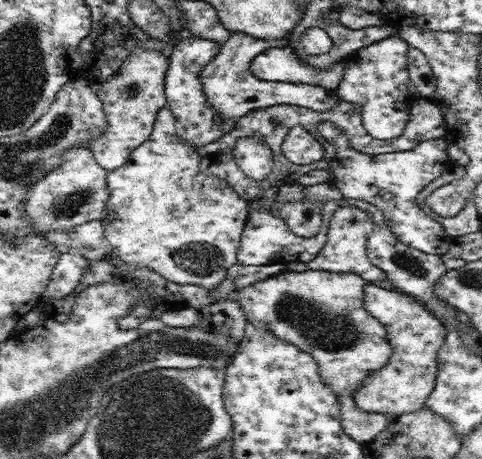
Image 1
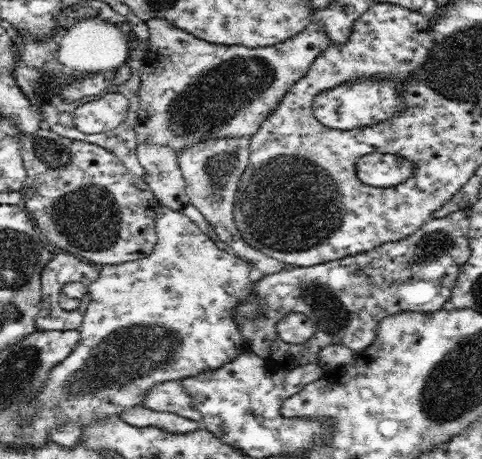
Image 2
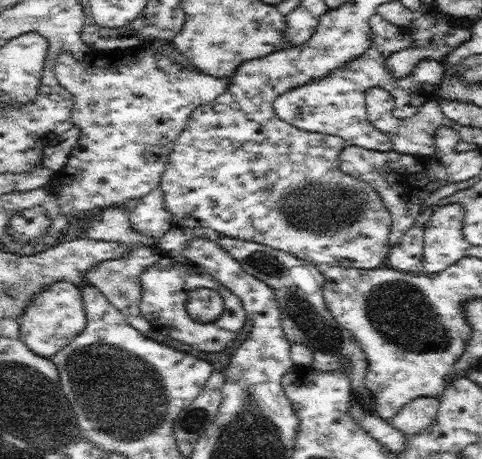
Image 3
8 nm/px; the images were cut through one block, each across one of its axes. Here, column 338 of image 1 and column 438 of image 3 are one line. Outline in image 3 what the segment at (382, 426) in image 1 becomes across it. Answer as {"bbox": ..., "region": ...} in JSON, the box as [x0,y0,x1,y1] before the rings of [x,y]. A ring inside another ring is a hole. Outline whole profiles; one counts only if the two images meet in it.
{"bbox":[387,398,439,436],"region":[[[413,398],[407,402],[393,420],[387,420],[393,428],[401,430],[405,436],[421,436],[421,432],[437,424],[437,412],[439,412],[439,398]]]}

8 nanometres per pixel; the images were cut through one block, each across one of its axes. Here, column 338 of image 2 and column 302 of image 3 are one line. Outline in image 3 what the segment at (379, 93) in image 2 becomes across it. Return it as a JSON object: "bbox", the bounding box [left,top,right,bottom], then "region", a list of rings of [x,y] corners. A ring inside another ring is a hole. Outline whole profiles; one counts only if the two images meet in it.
{"bbox":[273,14,445,152],"region":[[[379,14],[371,16],[369,28],[371,28],[371,48],[367,48],[367,52],[363,52],[359,58],[353,58],[341,70],[333,70],[331,74],[327,74],[327,78],[313,80],[303,88],[289,90],[289,92],[281,94],[279,98],[275,98],[273,112],[281,118],[281,122],[285,126],[295,126],[295,128],[301,128],[309,134],[339,136],[347,142],[347,146],[361,146],[365,150],[389,152],[393,146],[389,136],[383,134],[381,130],[377,130],[367,118],[367,110],[363,104],[365,90],[375,88],[375,86],[387,90],[395,100],[393,116],[399,120],[405,120],[405,118],[411,118],[413,114],[417,114],[417,108],[421,104],[425,104],[429,100],[437,100],[435,88],[439,88],[439,82],[443,80],[443,74],[445,74],[443,64],[433,62],[433,60],[423,60],[415,66],[415,70],[407,78],[395,80],[385,70],[385,60],[389,56],[393,56],[395,52],[411,48],[413,46],[411,34],[405,32],[403,28],[393,26],[391,22],[381,18]]]}

